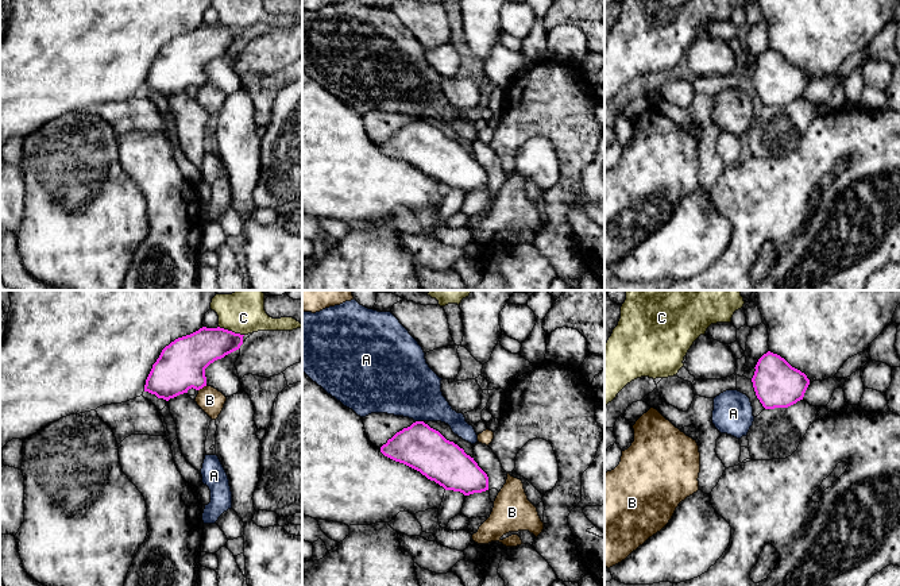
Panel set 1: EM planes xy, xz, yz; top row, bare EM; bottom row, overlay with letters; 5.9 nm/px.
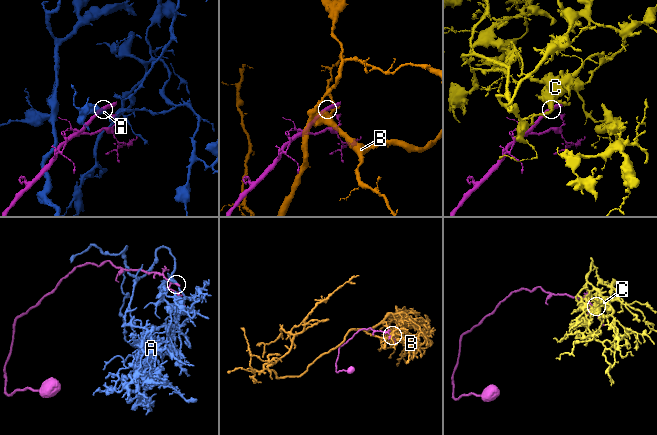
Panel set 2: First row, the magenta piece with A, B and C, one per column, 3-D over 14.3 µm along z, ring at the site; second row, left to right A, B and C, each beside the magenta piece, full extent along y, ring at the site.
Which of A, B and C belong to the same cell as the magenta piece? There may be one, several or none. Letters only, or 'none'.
none

